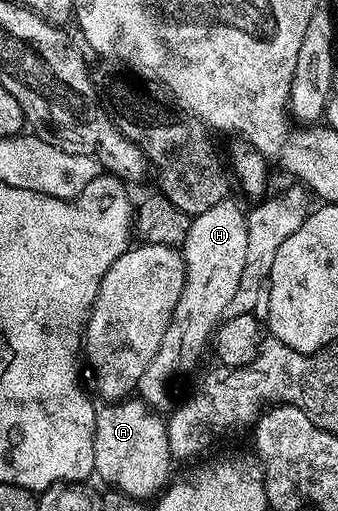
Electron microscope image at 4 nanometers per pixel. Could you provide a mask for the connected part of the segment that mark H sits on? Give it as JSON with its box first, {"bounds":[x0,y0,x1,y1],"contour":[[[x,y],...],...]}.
{"bounds":[138,198,248,411],"contour":[[[223,198],[214,208],[206,208],[206,212],[195,215],[182,243],[186,269],[184,291],[166,328],[166,336],[162,336],[158,353],[150,360],[150,368],[142,372],[138,387],[139,397],[157,411],[173,409],[172,389],[183,374],[190,373],[199,364],[204,349],[207,346],[209,349],[216,327],[225,317],[224,309],[235,300],[240,281],[245,281],[248,216],[245,207],[240,207],[234,198]]]}

